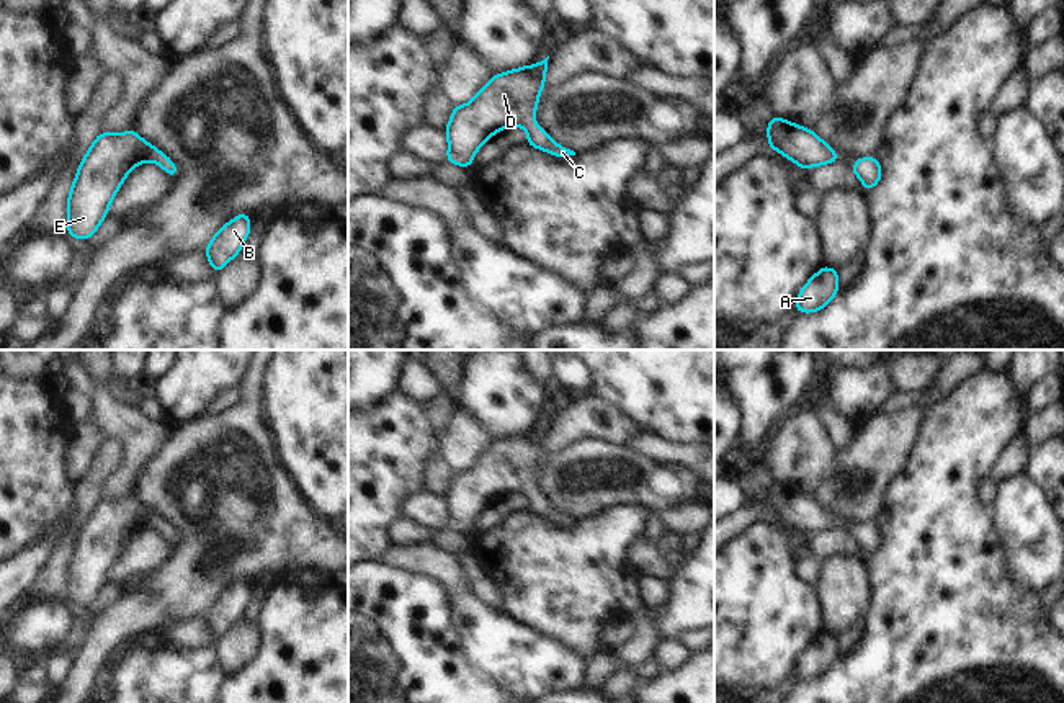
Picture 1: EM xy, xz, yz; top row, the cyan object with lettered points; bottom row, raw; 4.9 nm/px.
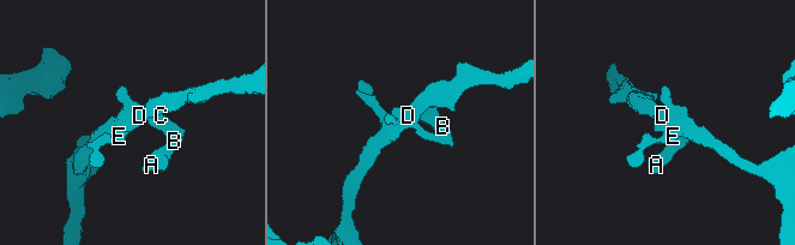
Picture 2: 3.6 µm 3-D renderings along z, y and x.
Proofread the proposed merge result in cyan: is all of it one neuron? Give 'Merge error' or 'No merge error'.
No merge error.

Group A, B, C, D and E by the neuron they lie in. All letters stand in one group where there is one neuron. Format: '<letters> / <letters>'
A B C D E

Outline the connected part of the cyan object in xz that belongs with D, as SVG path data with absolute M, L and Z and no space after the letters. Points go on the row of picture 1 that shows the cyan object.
M549 56L534 65L495 74L467 105L453 108L443 131L448 137L448 163L467 168L482 144L508 126L521 126L528 132L526 144L531 147L557 159L575 155L574 150L556 144L534 121L548 59Z

